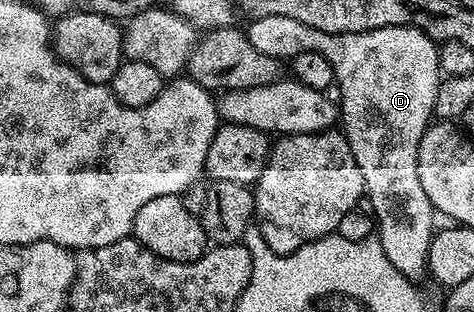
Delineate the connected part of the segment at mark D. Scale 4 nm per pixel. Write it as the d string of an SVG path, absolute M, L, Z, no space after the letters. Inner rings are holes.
M262 16L252 18L249 23L246 26L248 39L260 54L277 60L290 60L298 52L309 50L330 60L335 85L340 85L338 122L341 127L344 125L344 138L350 144L350 152L354 152L354 160L358 160L358 168L362 168L365 195L374 204L375 237L380 239L380 247L393 270L402 272L402 276L407 278L419 279L419 274L425 273L428 264L434 229L430 196L426 196L422 180L418 180L418 148L433 121L432 105L442 77L438 43L416 26L387 26L357 34L327 34L302 24L302 20L294 20L294 16Z

